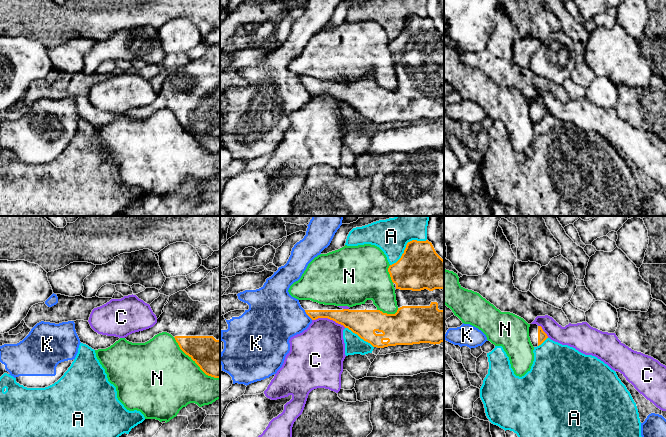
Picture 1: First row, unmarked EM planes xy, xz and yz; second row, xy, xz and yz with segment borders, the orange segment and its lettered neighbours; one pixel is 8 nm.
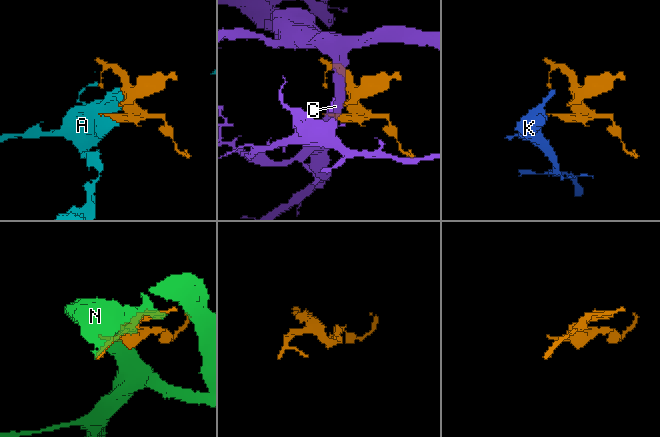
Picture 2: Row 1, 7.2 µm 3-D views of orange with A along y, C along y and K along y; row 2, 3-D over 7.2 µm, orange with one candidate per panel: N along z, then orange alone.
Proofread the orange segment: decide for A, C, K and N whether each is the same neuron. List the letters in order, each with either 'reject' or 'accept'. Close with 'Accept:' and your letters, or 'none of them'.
A: reject
C: reject
K: reject
N: reject
Accept: none of them

